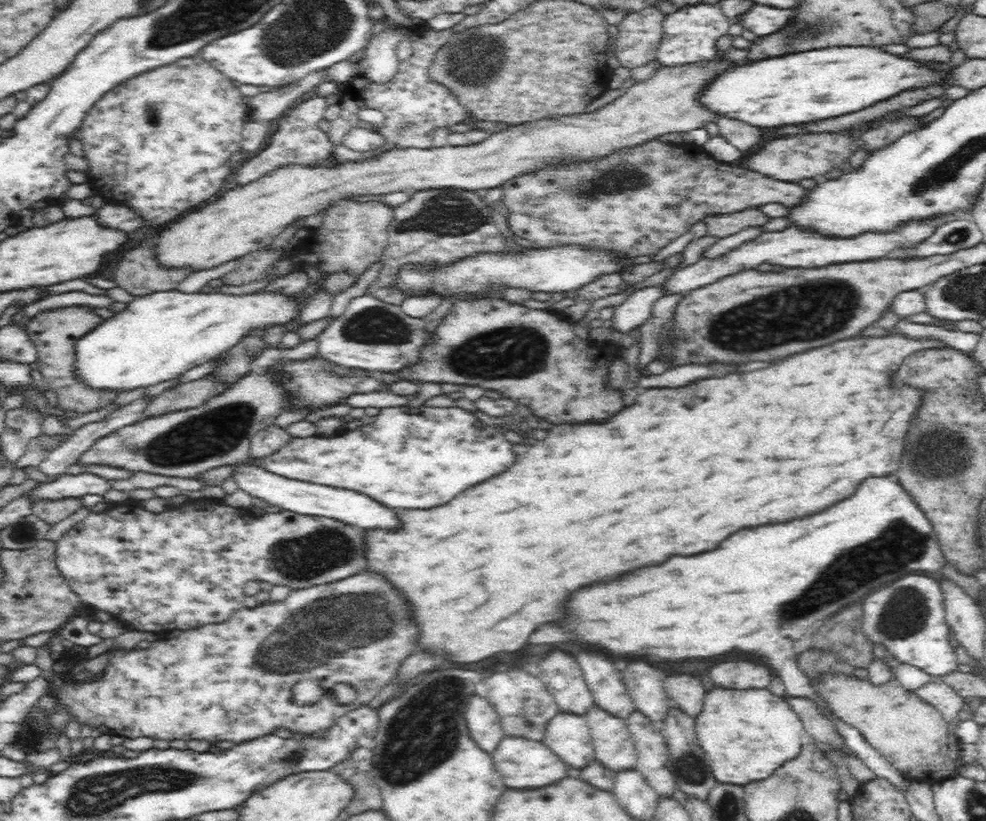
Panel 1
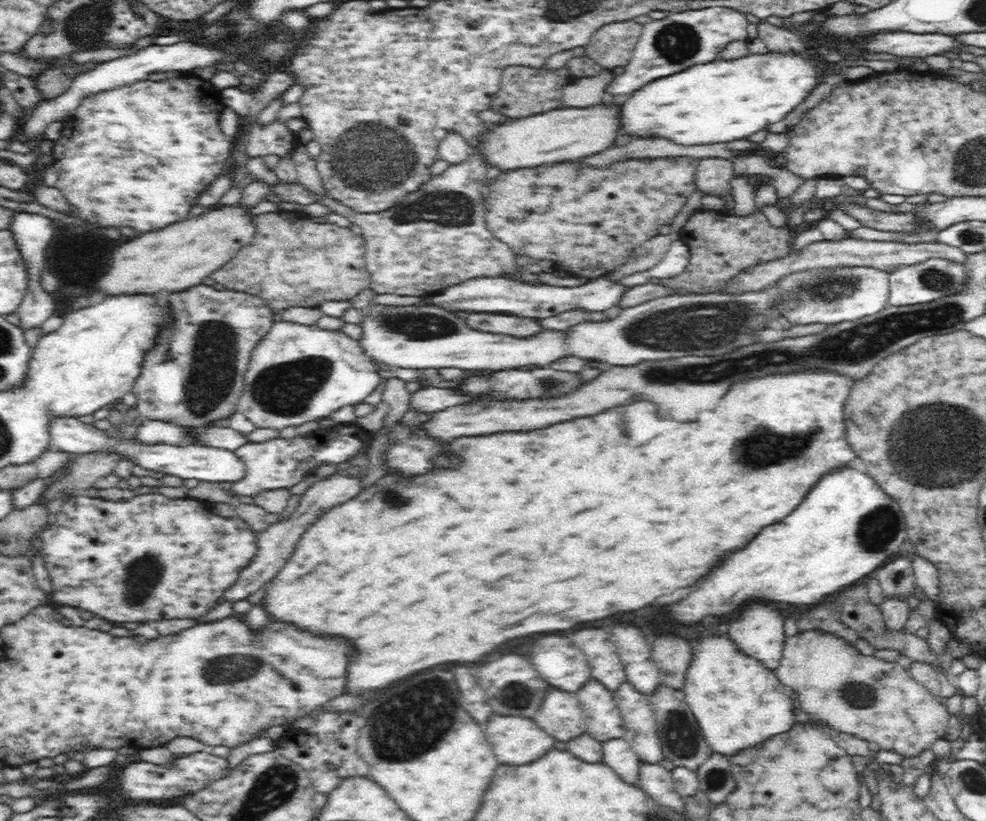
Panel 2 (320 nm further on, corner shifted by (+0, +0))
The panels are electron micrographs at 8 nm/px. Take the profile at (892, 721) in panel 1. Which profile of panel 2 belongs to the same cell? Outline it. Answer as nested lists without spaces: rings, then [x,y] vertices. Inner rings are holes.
[[[808,630],[786,637],[780,664],[774,671],[782,684],[793,690],[800,711],[816,716],[834,730],[859,736],[876,749],[896,752],[904,759],[914,758],[930,750],[932,744],[946,734],[950,718],[947,708],[910,676],[902,661],[890,662],[863,655],[854,644],[834,634]]]

